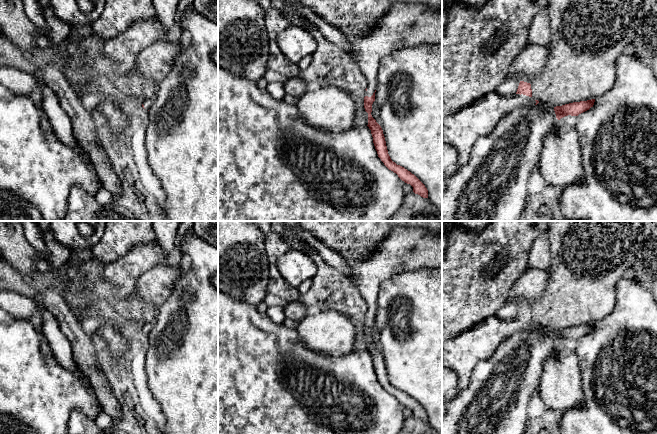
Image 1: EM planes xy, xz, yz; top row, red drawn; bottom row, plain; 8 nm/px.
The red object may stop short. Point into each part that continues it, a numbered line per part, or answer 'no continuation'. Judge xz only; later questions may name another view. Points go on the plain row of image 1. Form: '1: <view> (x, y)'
1: xz (404, 249)

